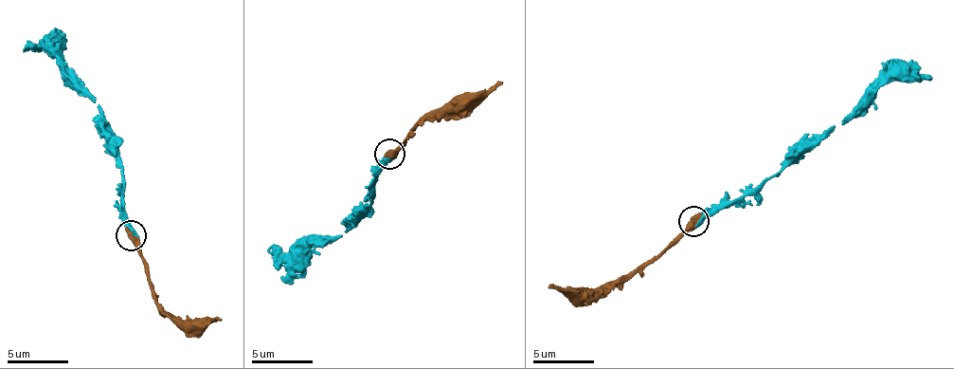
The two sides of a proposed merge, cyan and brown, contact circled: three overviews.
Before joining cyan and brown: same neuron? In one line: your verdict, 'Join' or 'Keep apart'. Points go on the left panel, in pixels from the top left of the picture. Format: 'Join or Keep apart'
Join

